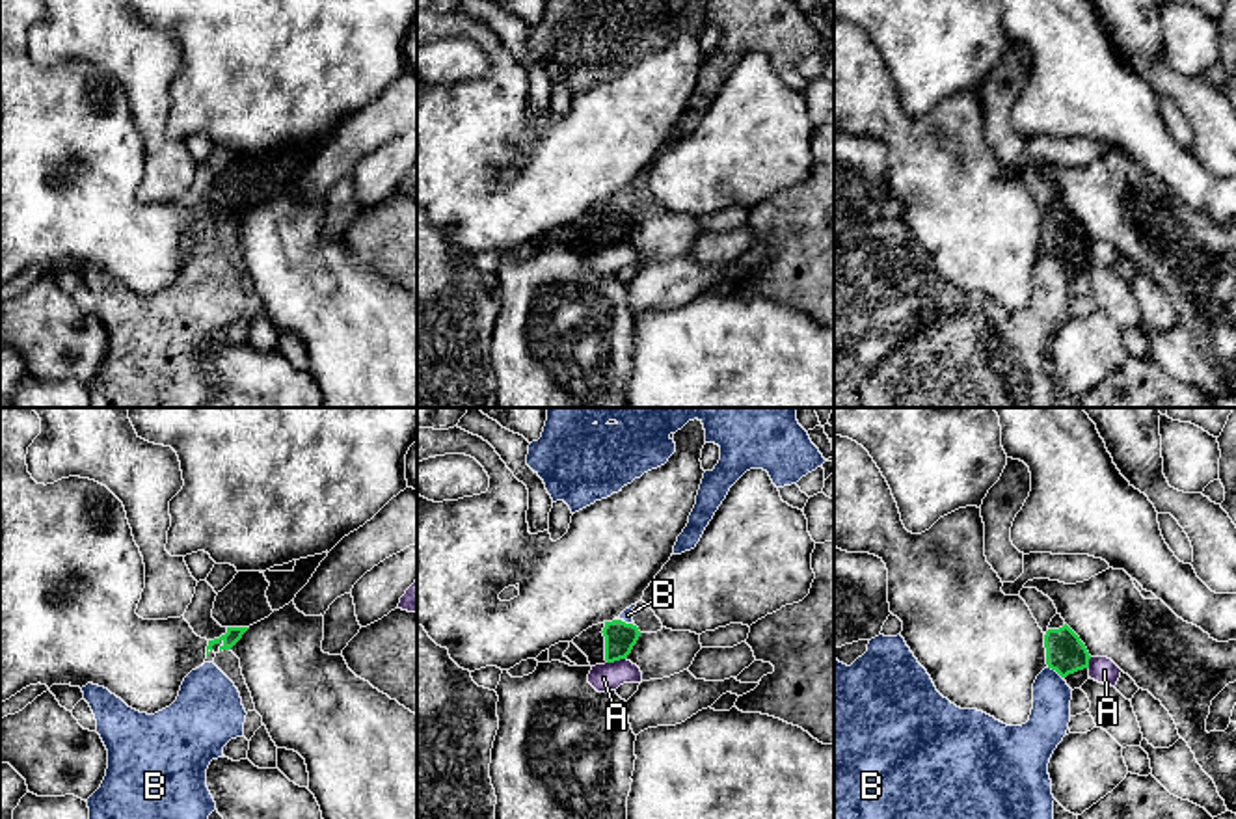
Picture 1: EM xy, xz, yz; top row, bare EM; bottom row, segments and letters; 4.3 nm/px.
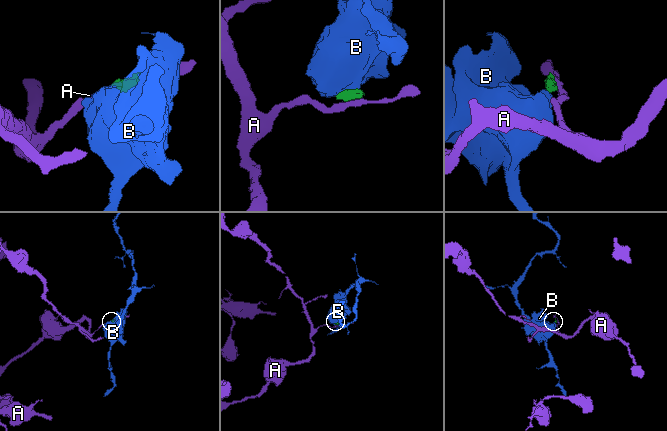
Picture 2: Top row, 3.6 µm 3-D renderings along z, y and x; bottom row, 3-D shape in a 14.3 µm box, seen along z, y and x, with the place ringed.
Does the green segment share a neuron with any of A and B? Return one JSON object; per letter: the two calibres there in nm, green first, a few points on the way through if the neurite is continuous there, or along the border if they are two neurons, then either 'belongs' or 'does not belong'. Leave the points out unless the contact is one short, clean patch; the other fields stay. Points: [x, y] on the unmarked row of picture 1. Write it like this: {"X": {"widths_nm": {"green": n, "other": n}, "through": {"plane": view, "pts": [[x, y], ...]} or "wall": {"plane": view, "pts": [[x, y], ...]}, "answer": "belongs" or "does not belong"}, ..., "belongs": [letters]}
{"A": {"widths_nm": {"green": 140, "other": 120}, "wall": {"plane": "xz", "pts": [[626, 241], [607, 246]]}, "answer": "does not belong"}, "B": {"widths_nm": {"green": 170, "other": 170}, "wall": {"plane": "yz", "pts": [[1047, 250], [1061, 261]]}, "answer": "does not belong"}, "belongs": []}

